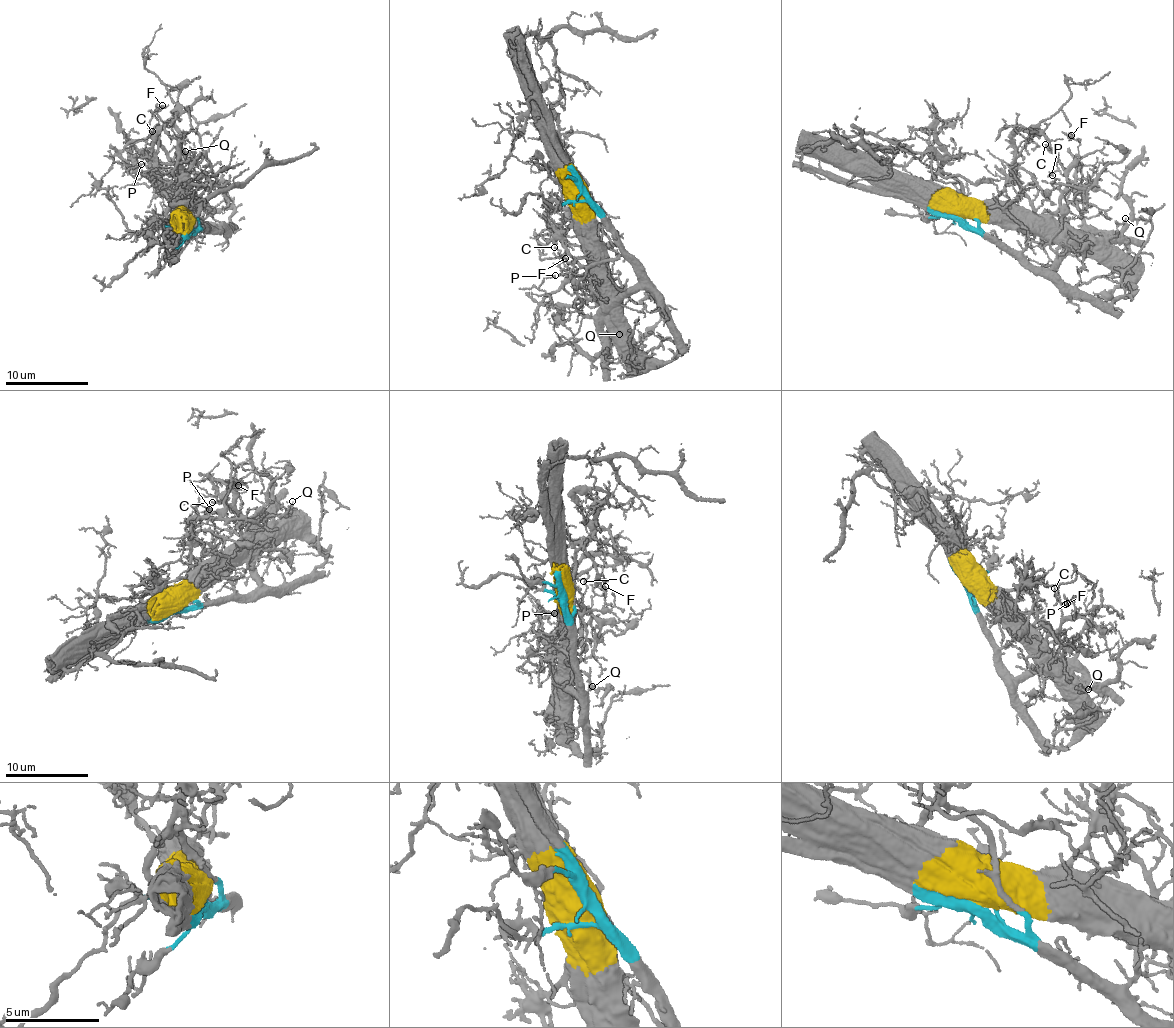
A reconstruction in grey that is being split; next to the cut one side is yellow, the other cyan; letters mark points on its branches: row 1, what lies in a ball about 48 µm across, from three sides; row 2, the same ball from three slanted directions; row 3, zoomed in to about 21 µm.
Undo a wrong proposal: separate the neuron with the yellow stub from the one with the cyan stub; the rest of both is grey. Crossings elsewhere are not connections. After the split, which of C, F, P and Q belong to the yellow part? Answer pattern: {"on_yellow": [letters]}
{"on_yellow": ["C", "F", "Q"]}

